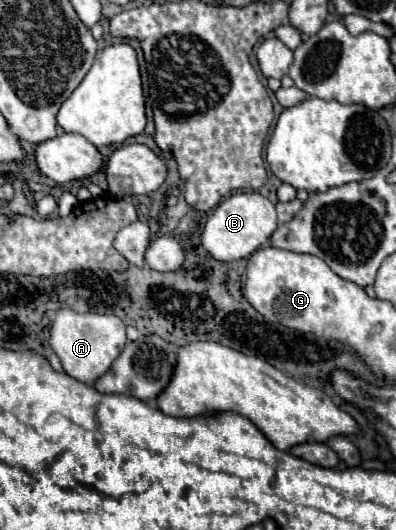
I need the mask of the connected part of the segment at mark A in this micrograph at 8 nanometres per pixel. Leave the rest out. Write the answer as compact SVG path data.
M73 309L57 311L49 337L49 345L55 351L55 355L61 359L65 373L89 385L109 371L111 363L119 357L125 343L127 343L125 323L119 317L99 315L99 313L77 313Z

